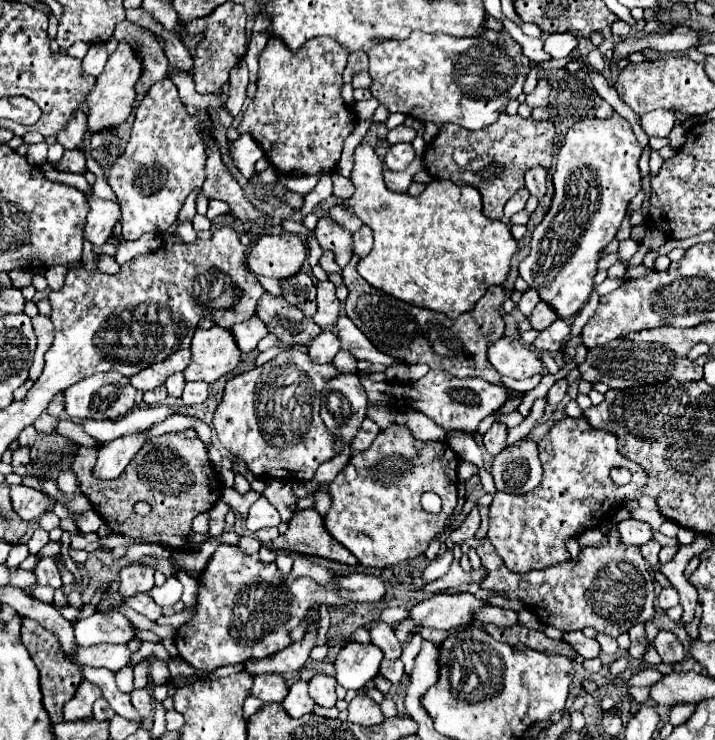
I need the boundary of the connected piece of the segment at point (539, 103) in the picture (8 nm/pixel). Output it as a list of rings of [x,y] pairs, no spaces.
[[[538,81],[536,89],[532,93],[528,93],[526,97],[526,103],[534,109],[534,107],[546,107],[548,105],[548,93],[550,93],[550,85],[548,81]]]

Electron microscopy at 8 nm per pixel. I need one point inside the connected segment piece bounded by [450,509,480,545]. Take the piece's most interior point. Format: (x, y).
(466, 531)

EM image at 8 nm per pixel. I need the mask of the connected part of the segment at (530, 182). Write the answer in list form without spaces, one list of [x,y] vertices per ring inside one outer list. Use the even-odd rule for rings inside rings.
[[[534,167],[532,171],[528,171],[528,175],[526,175],[526,189],[530,191],[532,197],[542,199],[546,195],[546,169]]]

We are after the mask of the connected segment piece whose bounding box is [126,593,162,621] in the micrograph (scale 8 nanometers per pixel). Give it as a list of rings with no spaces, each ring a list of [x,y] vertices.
[[[140,593],[140,595],[132,597],[132,599],[128,599],[126,605],[132,607],[134,611],[146,615],[146,617],[152,619],[152,621],[156,621],[158,617],[162,617],[162,607],[160,607],[148,593]]]

